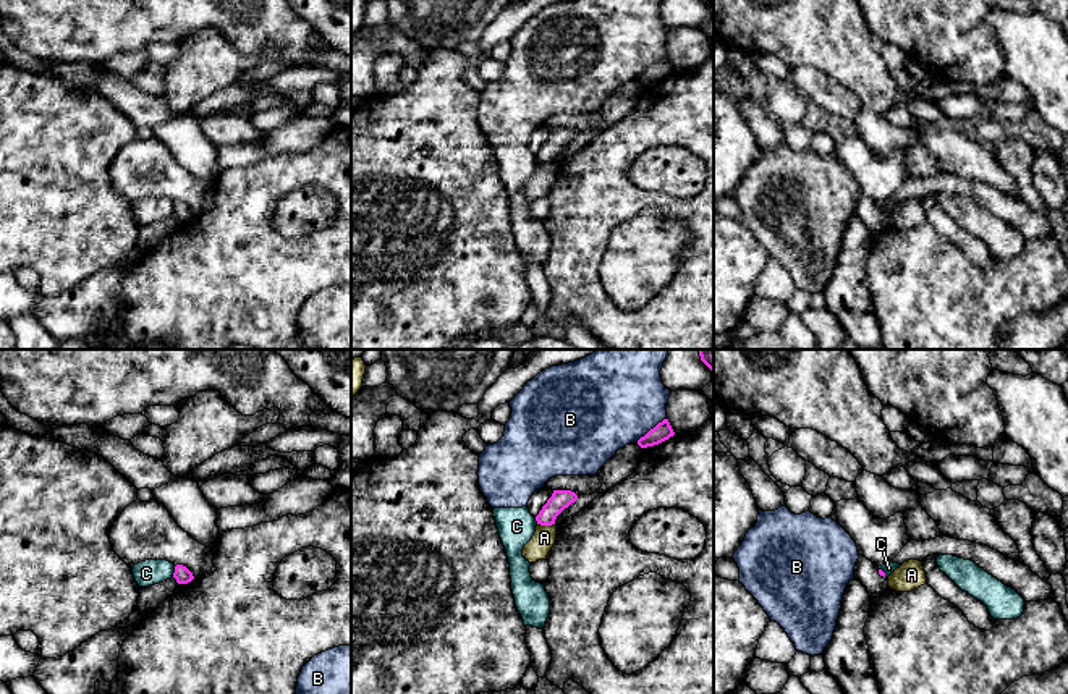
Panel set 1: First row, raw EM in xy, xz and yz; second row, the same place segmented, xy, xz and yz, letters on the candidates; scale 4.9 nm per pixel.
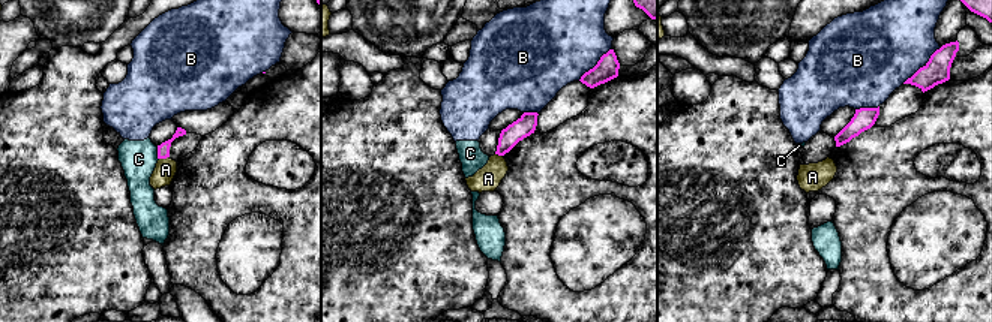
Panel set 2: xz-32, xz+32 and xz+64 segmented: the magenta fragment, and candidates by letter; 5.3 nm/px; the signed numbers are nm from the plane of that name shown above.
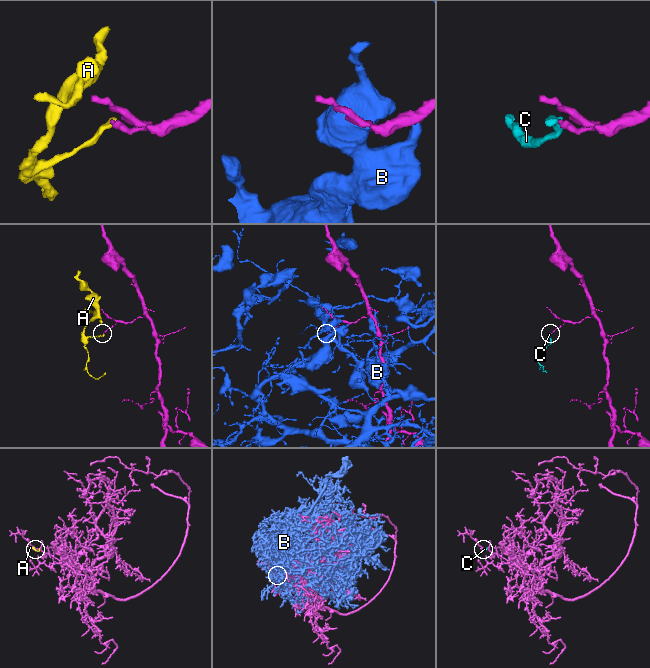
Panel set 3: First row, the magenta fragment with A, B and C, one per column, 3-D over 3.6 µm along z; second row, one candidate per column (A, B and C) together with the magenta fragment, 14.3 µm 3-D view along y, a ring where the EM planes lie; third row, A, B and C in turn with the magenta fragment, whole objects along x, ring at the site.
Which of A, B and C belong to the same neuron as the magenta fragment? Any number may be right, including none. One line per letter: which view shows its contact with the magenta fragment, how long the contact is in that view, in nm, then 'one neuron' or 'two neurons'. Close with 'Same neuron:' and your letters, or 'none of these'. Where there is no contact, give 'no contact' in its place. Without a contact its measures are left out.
A: xz | 90 nm | two neurons
B: xz | 200 nm | two neurons
C: xy | 60 nm | two neurons
Same neuron: none of these

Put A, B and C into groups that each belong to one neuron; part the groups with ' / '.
A / B C

